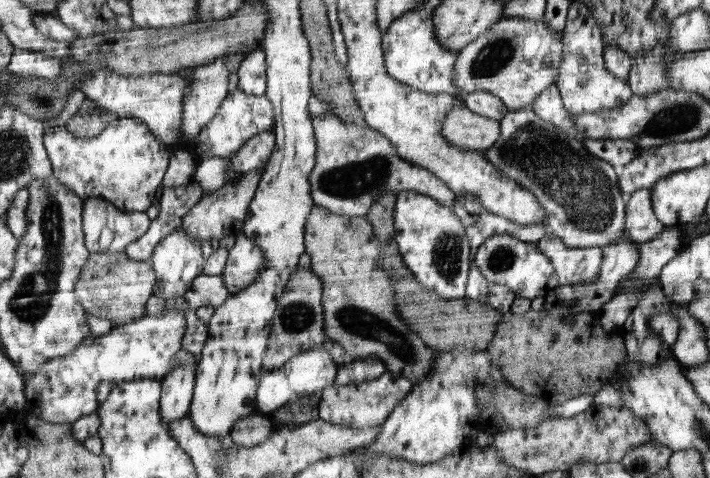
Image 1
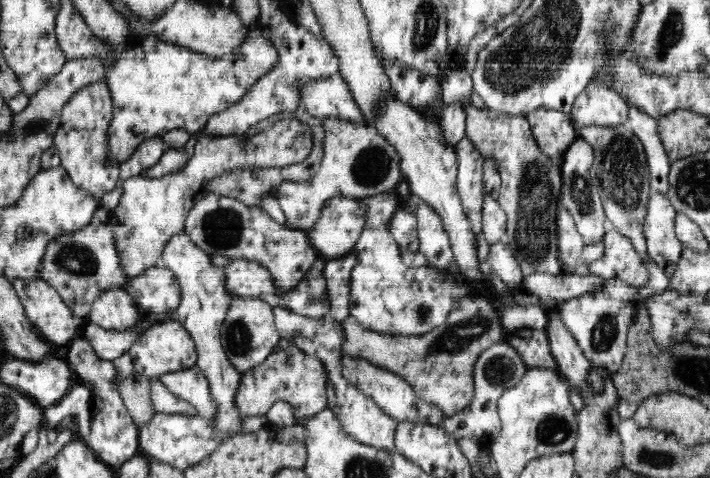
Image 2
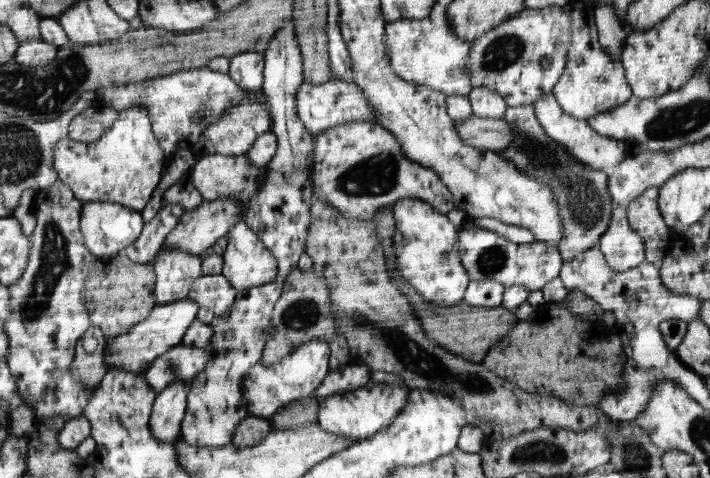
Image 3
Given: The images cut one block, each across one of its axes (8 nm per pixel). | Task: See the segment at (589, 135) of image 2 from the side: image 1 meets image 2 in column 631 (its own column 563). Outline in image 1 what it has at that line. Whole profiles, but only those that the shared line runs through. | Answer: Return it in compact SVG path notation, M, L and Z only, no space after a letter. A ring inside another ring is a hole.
M529 108L506 112L498 122L498 130L498 140L484 150L485 158L491 162L494 170L511 178L535 198L543 208L547 233L559 237L568 249L601 248L607 244L617 244L623 238L622 190L617 186L617 176L609 163L591 155L577 137L544 122Z

